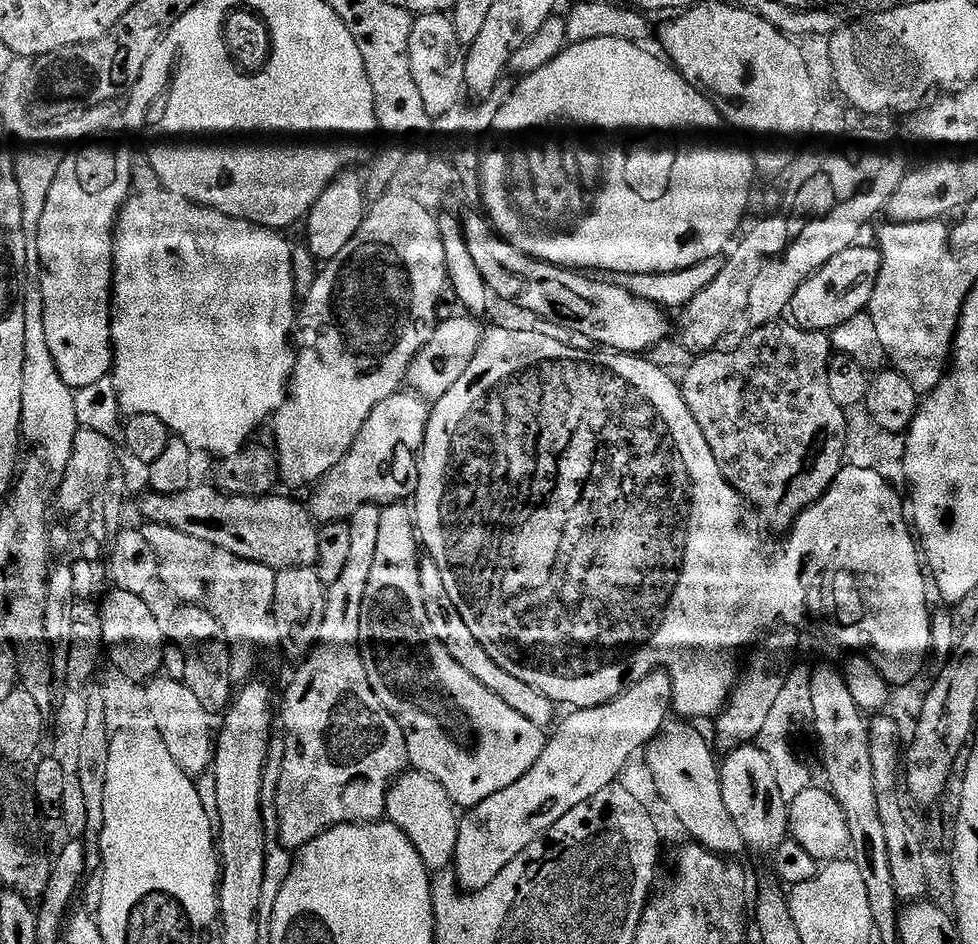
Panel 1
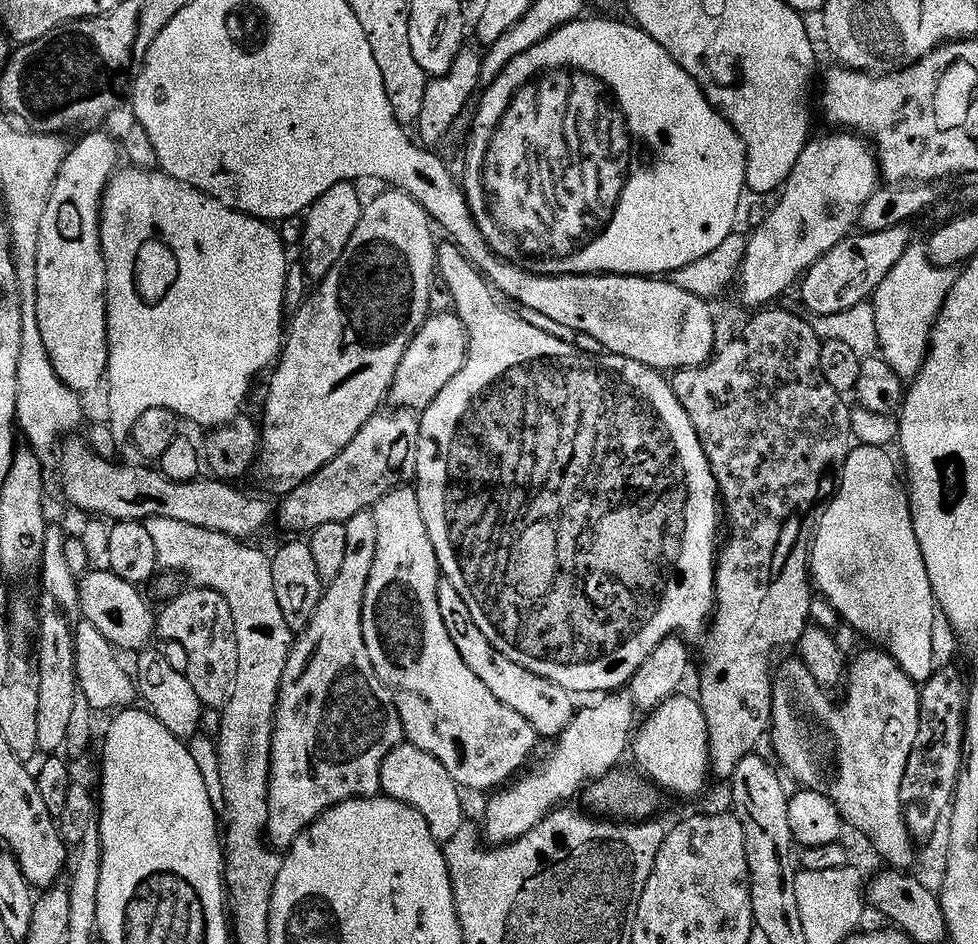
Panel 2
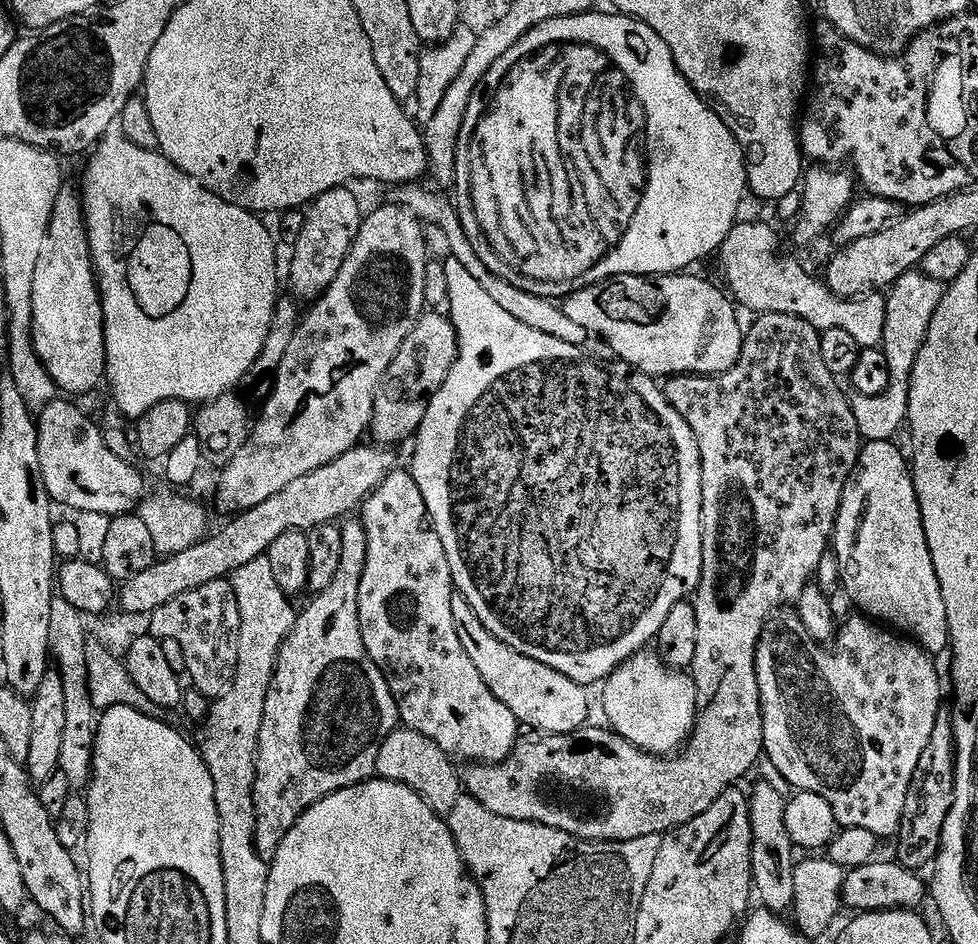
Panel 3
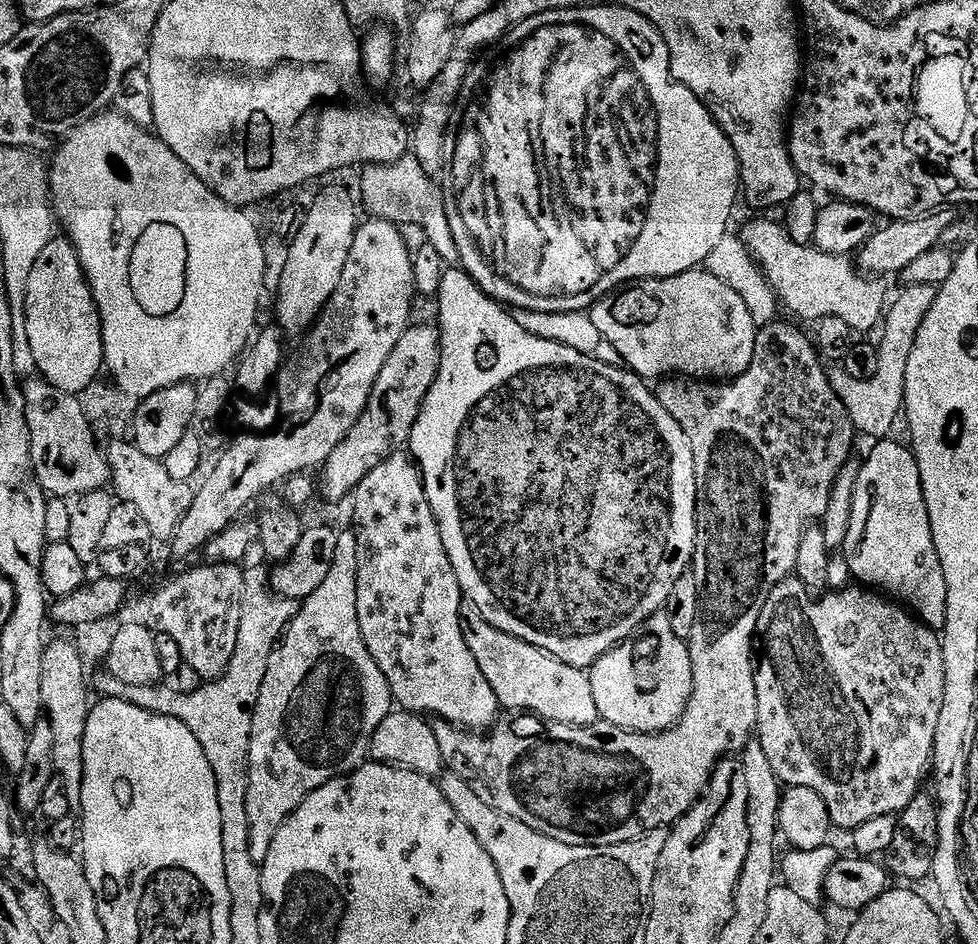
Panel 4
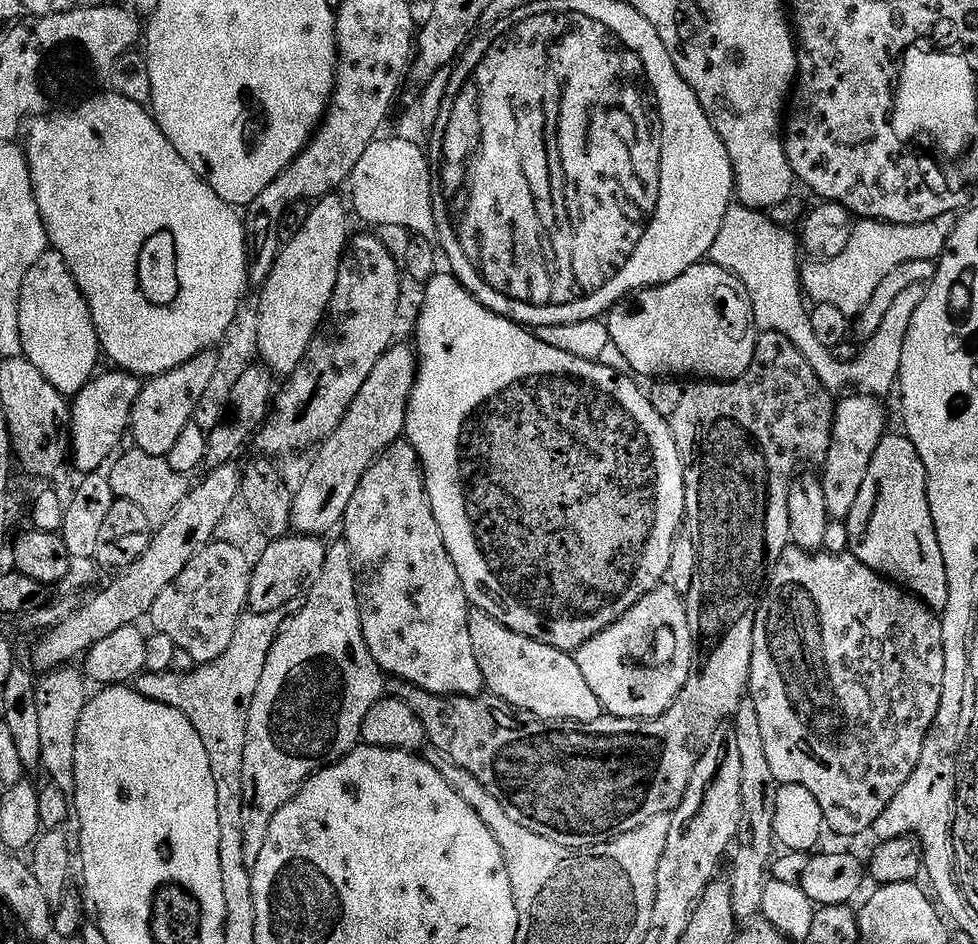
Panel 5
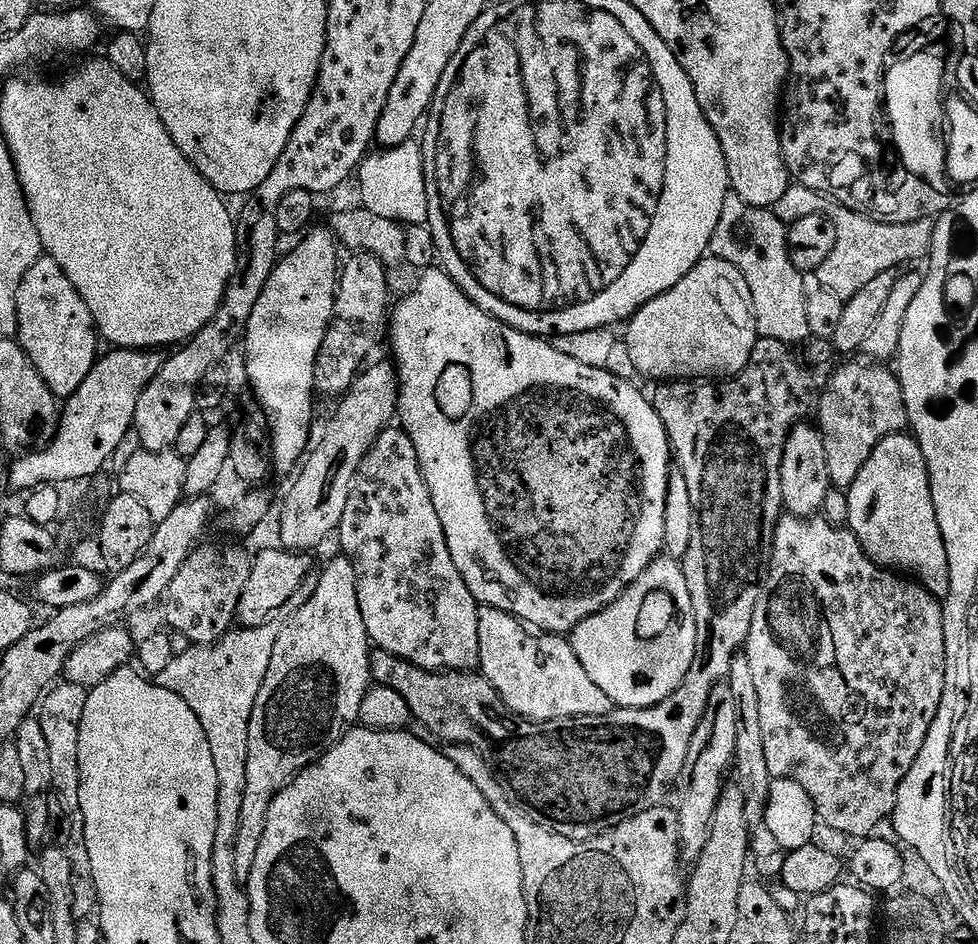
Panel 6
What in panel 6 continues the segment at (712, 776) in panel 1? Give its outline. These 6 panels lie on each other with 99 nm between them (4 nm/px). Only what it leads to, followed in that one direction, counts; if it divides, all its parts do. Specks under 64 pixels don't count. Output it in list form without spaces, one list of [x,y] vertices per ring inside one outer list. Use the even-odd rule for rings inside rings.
[[[665,555],[653,560],[652,564],[642,570],[640,576],[625,589],[617,600],[613,601],[612,604],[607,604],[600,612],[587,616],[576,628],[573,628],[570,633],[570,643],[578,662],[582,662],[582,670],[586,670],[586,674],[590,674],[594,686],[598,686],[598,690],[602,690],[602,694],[606,694],[606,698],[610,698],[616,708],[652,708],[658,702],[670,698],[670,694],[674,694],[674,690],[678,690],[678,686],[682,686],[682,682],[688,676],[690,666],[696,660],[696,619],[681,561],[671,560],[669,556]]]

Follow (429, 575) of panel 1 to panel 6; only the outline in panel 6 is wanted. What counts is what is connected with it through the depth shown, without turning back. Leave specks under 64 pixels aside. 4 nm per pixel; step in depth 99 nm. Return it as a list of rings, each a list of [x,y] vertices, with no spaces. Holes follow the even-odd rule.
[[[484,606],[478,614],[478,646],[478,668],[484,679],[492,683],[504,705],[525,720],[570,720],[574,716],[601,716],[613,711],[612,700],[606,698],[606,694],[602,694],[598,686],[594,686],[590,674],[582,670],[582,662],[578,662],[571,643],[563,635],[537,634],[509,612]]]

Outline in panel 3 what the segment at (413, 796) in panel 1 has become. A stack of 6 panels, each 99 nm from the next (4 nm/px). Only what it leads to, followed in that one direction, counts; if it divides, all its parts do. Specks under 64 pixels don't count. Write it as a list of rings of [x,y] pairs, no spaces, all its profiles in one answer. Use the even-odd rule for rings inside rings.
[[[400,726],[384,739],[382,750],[378,750],[376,776],[410,786],[434,811],[447,814],[454,810],[454,802],[462,795],[462,776],[452,764],[453,757],[446,755],[438,742],[430,742],[426,734]]]

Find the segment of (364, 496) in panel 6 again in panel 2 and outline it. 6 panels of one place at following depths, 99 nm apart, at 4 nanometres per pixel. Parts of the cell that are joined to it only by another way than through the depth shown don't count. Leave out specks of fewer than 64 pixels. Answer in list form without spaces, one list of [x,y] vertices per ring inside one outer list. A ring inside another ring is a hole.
[[[401,486],[393,492],[385,494],[374,505],[374,522],[378,522],[378,554],[374,558],[374,570],[370,570],[370,582],[366,582],[366,594],[362,606],[362,638],[366,642],[366,650],[370,654],[370,662],[374,662],[374,670],[378,674],[378,678],[392,694],[392,701],[400,715],[407,743],[418,746],[418,750],[426,750],[426,754],[434,754],[434,758],[438,758],[438,762],[442,762],[442,766],[446,766],[446,770],[450,770],[454,782],[459,784],[461,789],[496,787],[499,789],[501,786],[507,785],[521,771],[519,768],[531,758],[532,751],[535,750],[536,743],[538,743],[536,731],[530,726],[530,722],[526,722],[526,718],[522,718],[522,714],[510,710],[502,702],[498,702],[498,698],[494,698],[494,694],[490,694],[490,690],[486,690],[482,678],[478,678],[470,670],[470,666],[466,666],[462,662],[462,654],[458,654],[454,642],[450,642],[446,622],[442,622],[442,610],[438,610],[438,586],[442,579],[440,563],[436,557],[434,542],[430,542],[430,534],[426,530],[426,522],[422,518],[422,506],[418,506],[418,494],[415,487]]]

